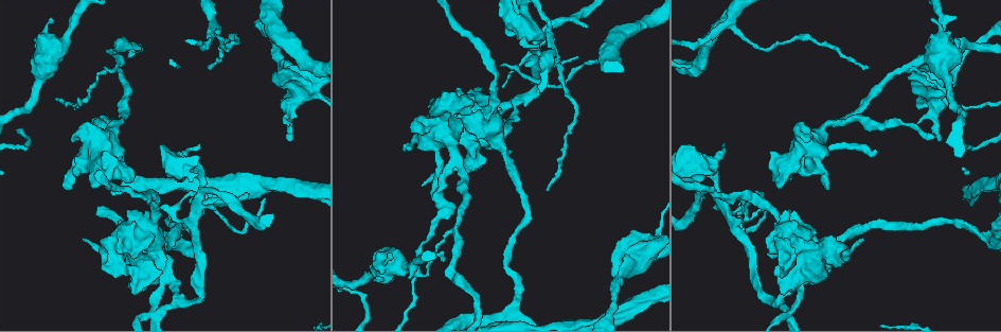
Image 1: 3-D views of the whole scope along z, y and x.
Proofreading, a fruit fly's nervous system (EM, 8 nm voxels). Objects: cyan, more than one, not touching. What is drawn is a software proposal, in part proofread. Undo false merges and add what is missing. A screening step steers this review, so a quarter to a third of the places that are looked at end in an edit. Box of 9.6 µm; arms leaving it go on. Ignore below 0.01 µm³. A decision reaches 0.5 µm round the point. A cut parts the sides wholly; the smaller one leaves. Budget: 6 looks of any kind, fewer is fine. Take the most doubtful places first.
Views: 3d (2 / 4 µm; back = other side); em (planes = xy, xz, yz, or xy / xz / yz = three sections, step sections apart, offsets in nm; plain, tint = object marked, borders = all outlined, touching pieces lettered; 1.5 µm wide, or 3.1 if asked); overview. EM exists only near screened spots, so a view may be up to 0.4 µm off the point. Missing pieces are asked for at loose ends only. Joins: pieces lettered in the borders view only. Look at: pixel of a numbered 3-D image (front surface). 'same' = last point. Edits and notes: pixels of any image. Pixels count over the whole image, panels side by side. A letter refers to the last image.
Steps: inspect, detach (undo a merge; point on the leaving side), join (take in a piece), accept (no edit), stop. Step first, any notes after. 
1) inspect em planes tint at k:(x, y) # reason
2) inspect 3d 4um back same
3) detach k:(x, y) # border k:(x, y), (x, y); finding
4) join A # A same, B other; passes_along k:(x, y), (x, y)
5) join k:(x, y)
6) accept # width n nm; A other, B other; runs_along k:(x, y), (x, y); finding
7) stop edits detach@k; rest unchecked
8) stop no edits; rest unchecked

inspect em planes borders at 1:(83, 239) # end of a long branch

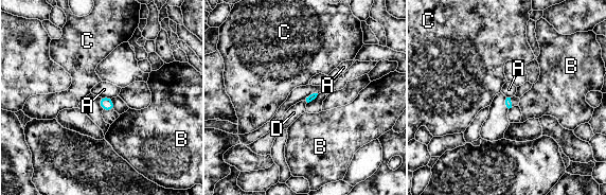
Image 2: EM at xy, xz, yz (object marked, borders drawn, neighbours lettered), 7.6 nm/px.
join D # A other, B other, C other, D same; passes_along 2:(307, 100), (304, 102), (293, 112); the neuron continues

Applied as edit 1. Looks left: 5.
inspect em xy step 4 borders at 1:(168, 277) # four-way junction

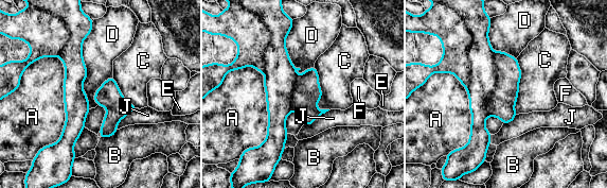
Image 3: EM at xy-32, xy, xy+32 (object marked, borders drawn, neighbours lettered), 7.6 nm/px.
detach 3:(483, 79) # A other, B other, C other, D other, E other, F other, J other; a second neuron is stuck on

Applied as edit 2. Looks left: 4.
inspect overview

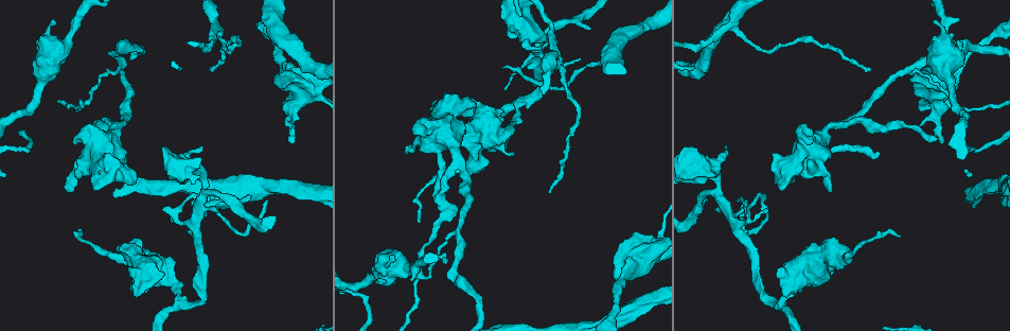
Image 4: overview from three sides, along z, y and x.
inspect 3d 4um at 4:(119, 72) # branch point

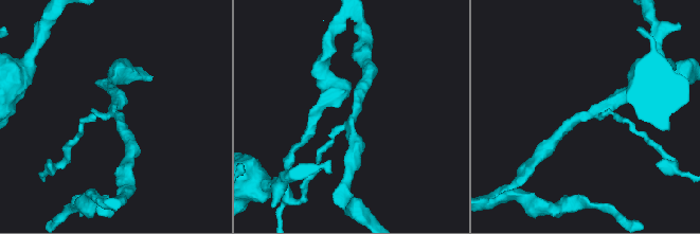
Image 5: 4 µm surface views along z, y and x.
inspect em planes borders at 5:(590, 117) # arms 3

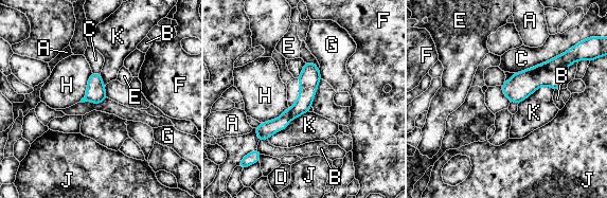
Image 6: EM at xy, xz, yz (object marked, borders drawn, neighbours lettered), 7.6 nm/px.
detach 6:(265, 130) # longest_contact C 400 nm; A other, B other, C other, D other, E other, F other, G other, H other, J other, K other; border 6:(288, 109), (290, 119); a second neuron is stuck on

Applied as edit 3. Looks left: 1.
stop edits join@2, detach@3, detach@6; rest unchecked

